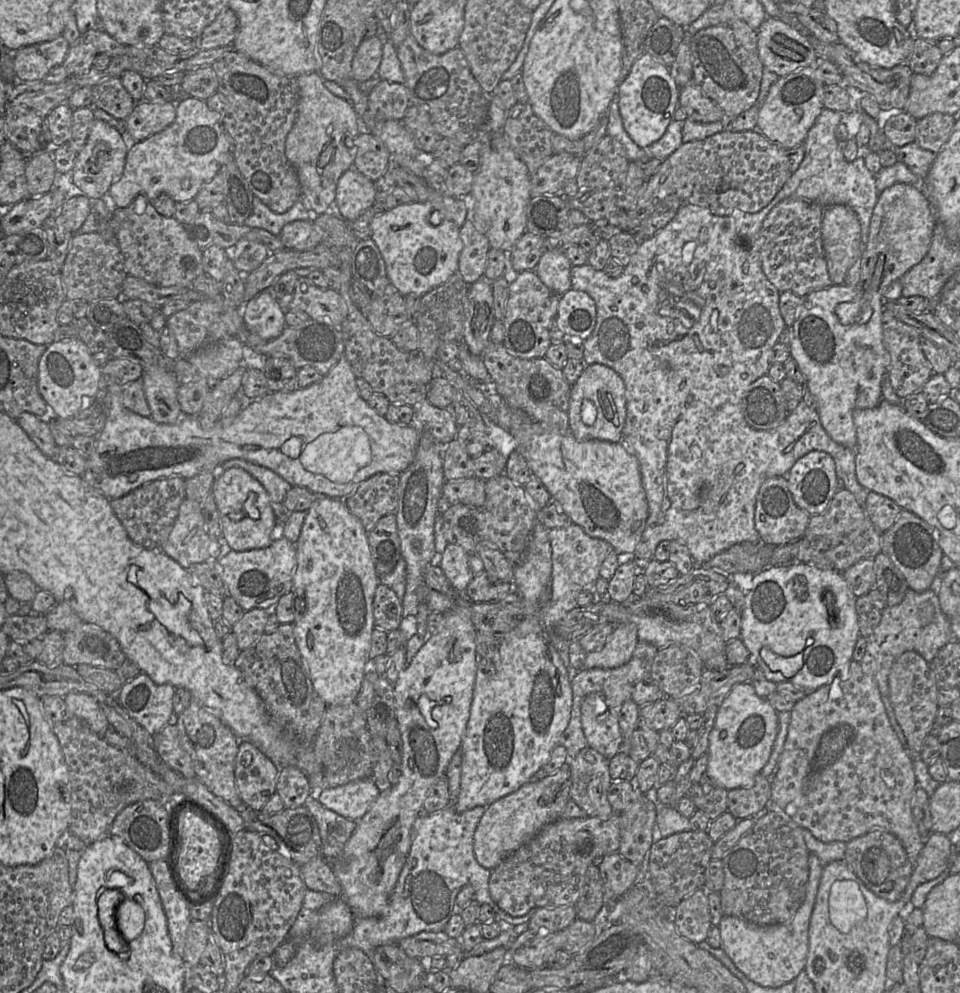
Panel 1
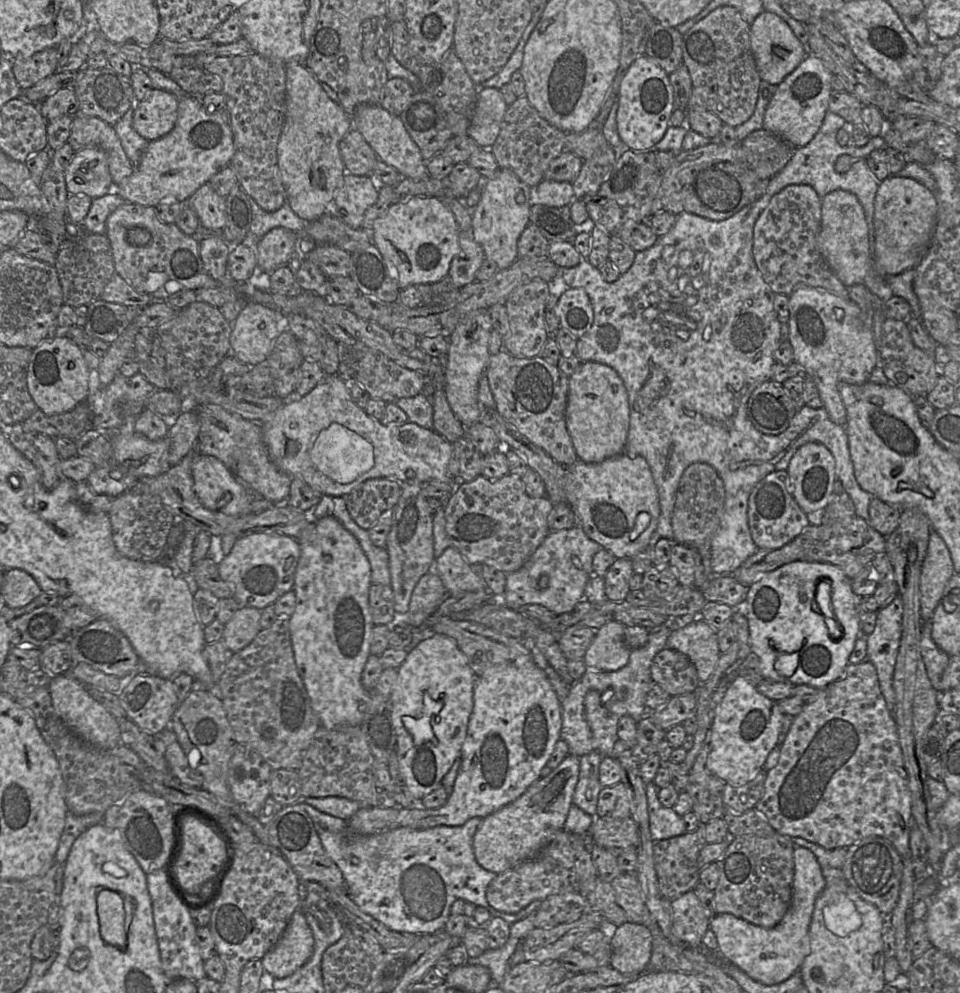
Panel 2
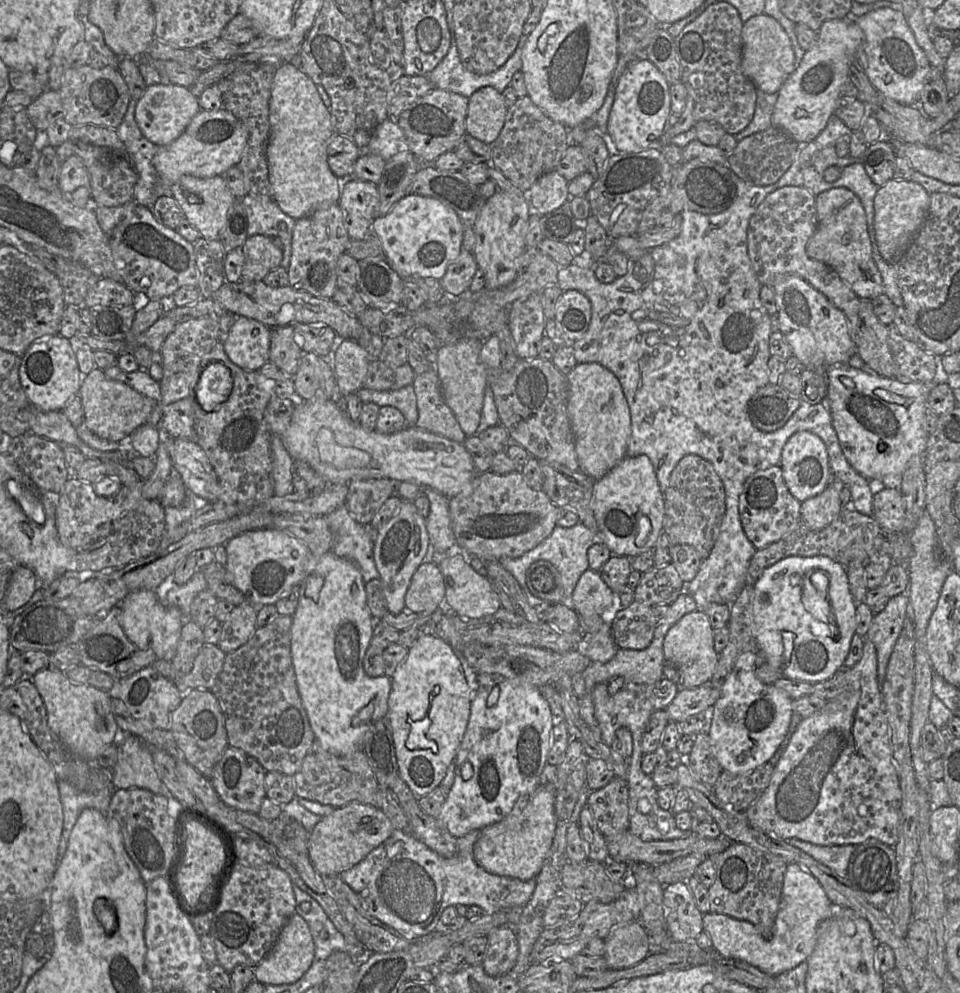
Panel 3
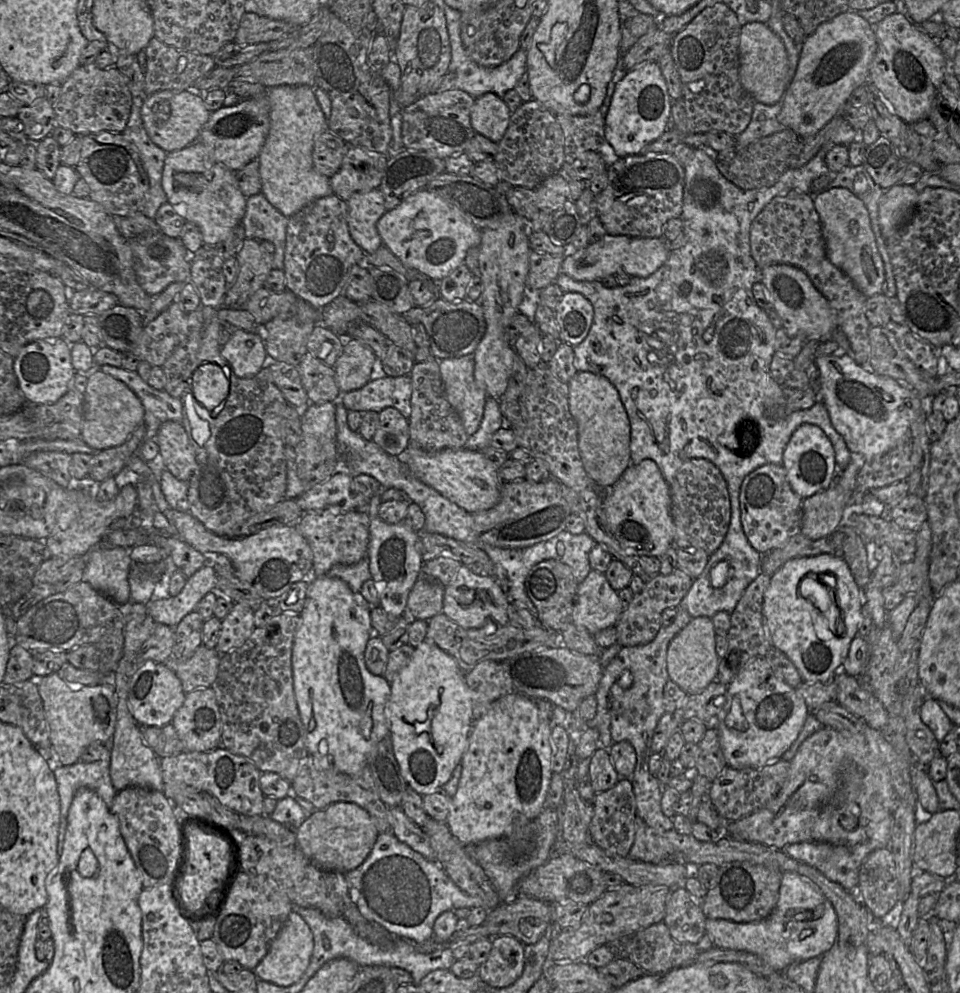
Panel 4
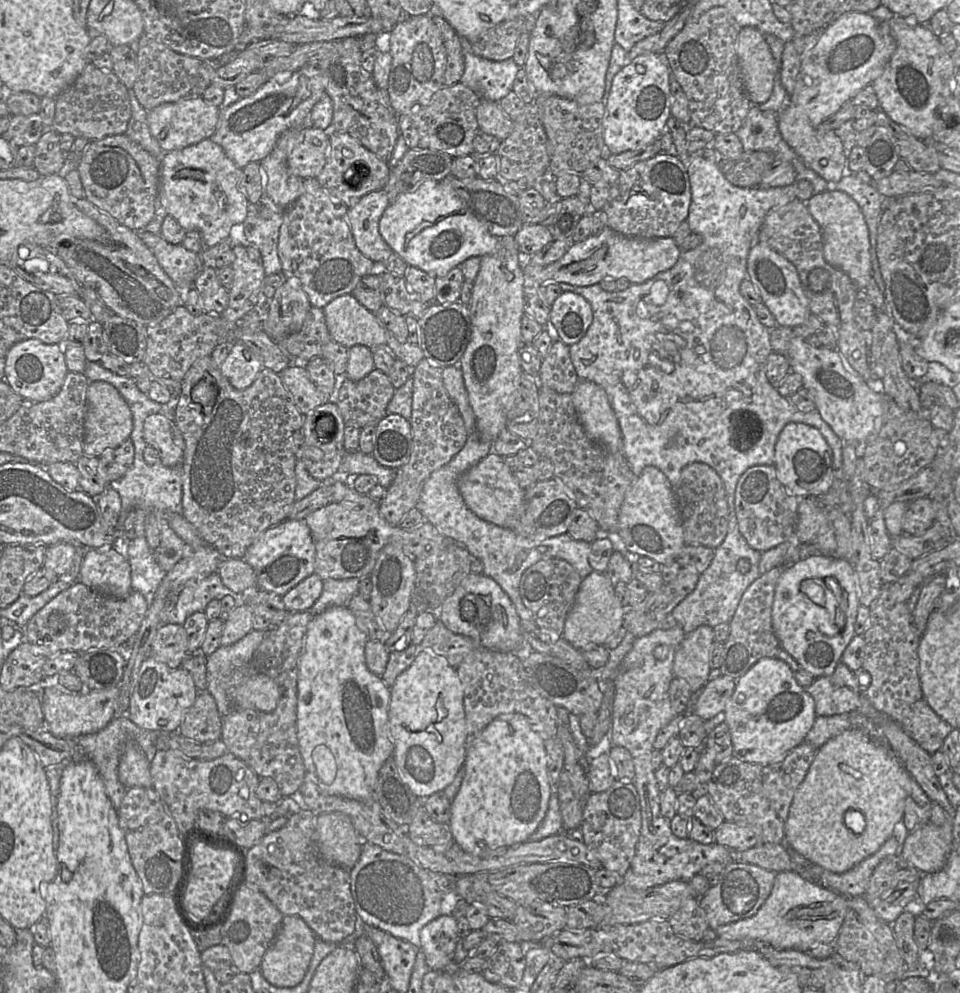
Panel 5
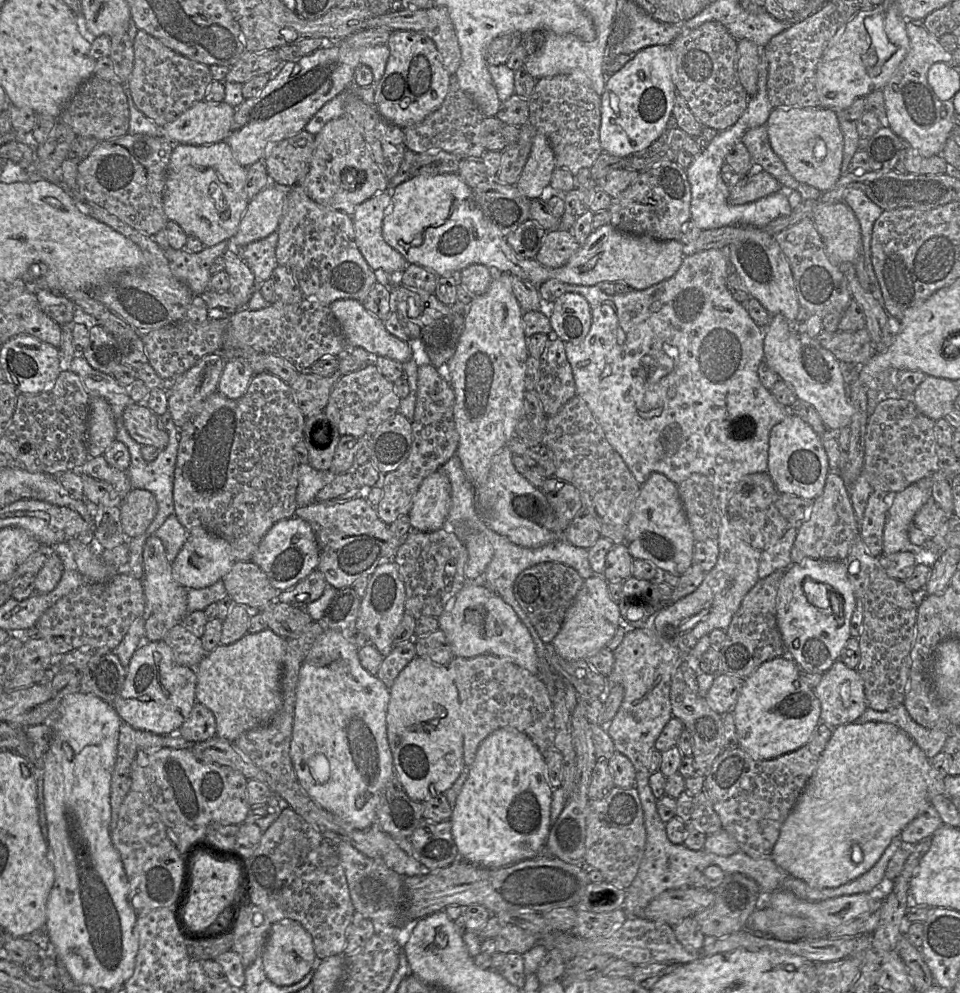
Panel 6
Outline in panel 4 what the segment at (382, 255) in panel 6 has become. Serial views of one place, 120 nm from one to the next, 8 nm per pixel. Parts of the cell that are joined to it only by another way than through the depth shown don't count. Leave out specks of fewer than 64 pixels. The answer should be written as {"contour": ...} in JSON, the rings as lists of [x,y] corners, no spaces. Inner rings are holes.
{"contour":[[[379,189],[354,193],[346,203],[351,238],[364,253],[375,252],[383,245],[376,227],[378,219],[386,212],[382,193]]]}

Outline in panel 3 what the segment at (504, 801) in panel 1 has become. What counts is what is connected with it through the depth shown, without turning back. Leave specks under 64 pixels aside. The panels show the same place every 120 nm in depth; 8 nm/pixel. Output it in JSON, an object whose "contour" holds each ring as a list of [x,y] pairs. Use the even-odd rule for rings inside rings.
{"contour":[[[571,739],[558,764],[555,784],[539,785],[536,790],[522,797],[513,810],[501,821],[480,830],[473,846],[476,863],[491,874],[527,881],[536,878],[551,848],[556,830],[555,796],[556,789],[564,787],[578,760],[584,754],[581,742]]]}

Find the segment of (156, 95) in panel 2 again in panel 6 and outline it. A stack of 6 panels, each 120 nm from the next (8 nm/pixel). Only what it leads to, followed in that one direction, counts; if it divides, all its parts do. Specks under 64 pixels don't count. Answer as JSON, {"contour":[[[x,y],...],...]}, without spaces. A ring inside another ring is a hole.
{"contour":[[[201,100],[195,102],[173,122],[163,126],[163,136],[175,144],[209,145],[226,141],[229,135],[235,108],[222,101],[220,103]]]}

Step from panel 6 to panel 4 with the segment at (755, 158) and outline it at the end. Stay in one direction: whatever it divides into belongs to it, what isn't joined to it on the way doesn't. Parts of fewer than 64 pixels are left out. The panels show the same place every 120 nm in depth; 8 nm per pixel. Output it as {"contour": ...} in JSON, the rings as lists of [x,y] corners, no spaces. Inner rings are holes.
{"contour":[[[754,102],[750,123],[740,135],[735,137],[736,150],[746,147],[760,138],[788,129],[778,121],[781,104],[777,102],[766,105]]]}

